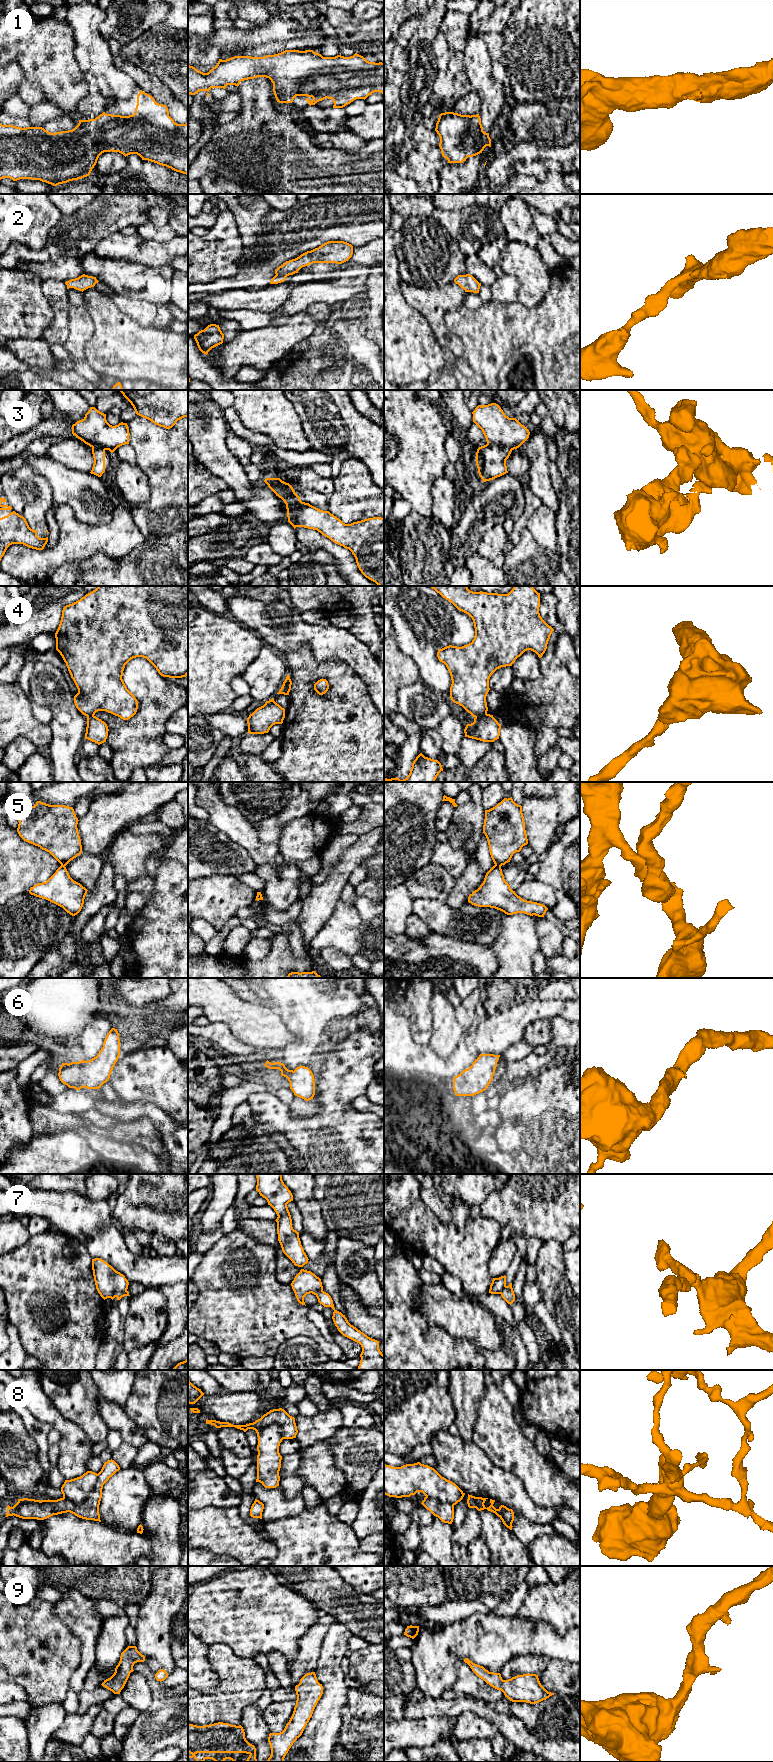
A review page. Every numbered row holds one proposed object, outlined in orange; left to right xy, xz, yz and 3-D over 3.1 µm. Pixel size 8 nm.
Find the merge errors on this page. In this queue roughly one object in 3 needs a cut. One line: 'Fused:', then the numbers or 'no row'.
Fused: 3, 4, 5, 7, 8

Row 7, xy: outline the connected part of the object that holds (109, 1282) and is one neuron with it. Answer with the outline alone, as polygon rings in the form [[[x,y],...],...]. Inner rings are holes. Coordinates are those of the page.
[[[92,1259],[92,1270],[96,1289],[104,1300],[113,1300],[118,1294],[127,1291],[128,1280],[104,1260]]]

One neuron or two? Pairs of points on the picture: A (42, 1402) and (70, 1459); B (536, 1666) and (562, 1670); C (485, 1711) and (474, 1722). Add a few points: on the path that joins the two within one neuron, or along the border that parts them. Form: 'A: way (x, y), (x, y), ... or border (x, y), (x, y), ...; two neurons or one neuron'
A: way (52, 1416), (70, 1434), (70, 1445); one neuron
B: border (550, 1659), (547, 1666), (537, 1674); two neurons
C: border (456, 1716), (472, 1711), (489, 1720), (499, 1730); two neurons

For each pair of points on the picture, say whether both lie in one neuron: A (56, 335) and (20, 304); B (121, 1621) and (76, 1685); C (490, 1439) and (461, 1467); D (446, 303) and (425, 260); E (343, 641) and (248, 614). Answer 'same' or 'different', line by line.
A: different
B: different
C: different
D: different
E: same

